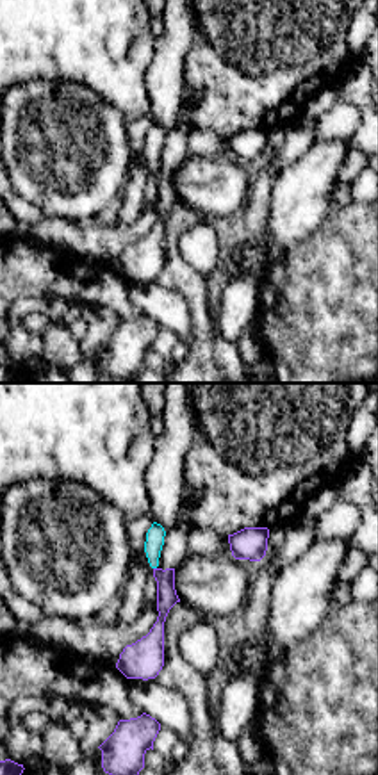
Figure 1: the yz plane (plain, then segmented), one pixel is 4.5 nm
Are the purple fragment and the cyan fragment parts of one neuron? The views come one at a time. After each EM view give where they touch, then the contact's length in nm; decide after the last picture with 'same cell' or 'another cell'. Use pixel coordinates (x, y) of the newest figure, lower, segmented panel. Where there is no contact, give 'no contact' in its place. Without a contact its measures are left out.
no contact

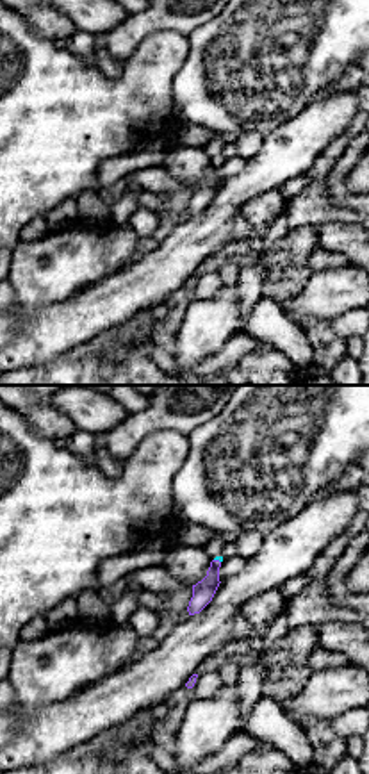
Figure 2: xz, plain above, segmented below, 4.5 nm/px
(218, 560) | 40 nm

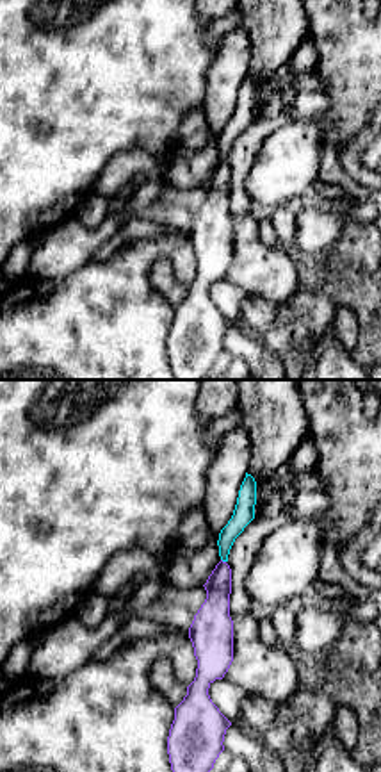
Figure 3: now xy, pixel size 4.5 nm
(221, 560) | 30 nm

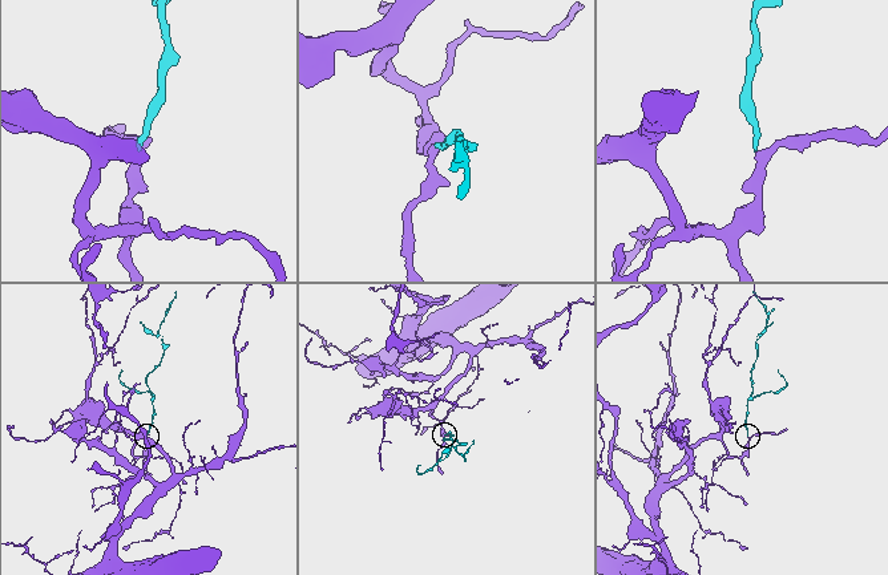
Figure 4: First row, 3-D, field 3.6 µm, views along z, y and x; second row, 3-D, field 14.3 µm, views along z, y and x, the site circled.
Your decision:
same cell

